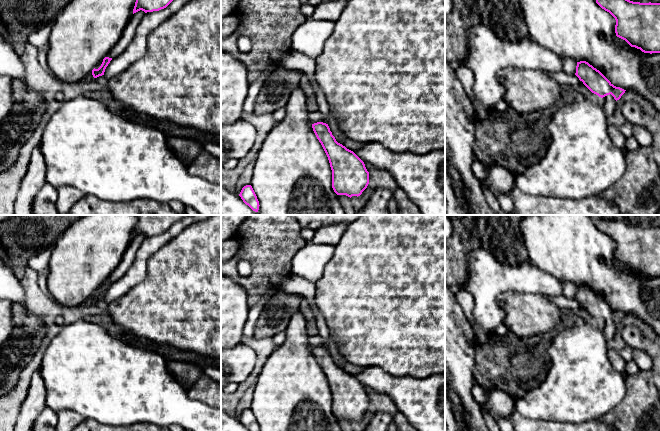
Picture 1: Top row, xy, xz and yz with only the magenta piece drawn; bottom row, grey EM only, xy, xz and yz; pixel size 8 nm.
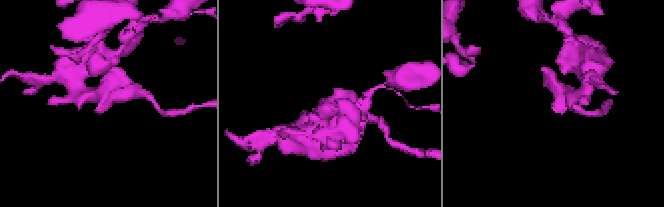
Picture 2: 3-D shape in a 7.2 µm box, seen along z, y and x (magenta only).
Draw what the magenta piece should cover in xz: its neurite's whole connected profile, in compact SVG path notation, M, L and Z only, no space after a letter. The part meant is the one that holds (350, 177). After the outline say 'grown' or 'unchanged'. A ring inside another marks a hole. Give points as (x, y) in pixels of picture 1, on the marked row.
M312 124L332 170L332 188L337 195L360 196L369 184L369 172L364 162L351 150L338 143L328 124Z | unchanged

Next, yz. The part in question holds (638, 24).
M596 0L616 20L616 36L644 53L660 53L660 3Z | unchanged

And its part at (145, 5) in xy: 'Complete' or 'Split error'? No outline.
Complete

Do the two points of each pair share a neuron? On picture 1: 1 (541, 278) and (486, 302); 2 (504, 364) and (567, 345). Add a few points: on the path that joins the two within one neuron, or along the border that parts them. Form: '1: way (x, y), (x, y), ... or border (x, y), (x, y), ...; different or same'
1: way (527, 278), (507, 278), (497, 288); same
2: border (560, 331), (548, 348), (549, 369), (546, 374); different

